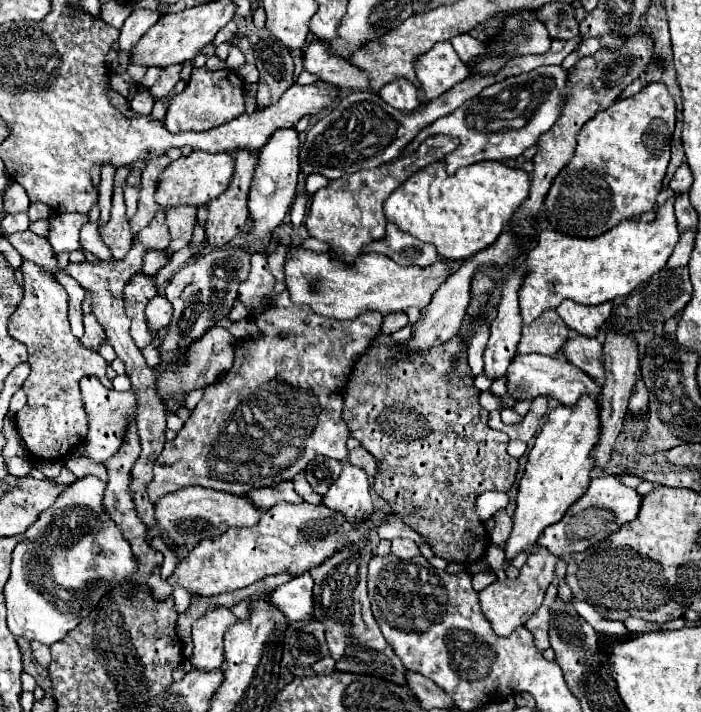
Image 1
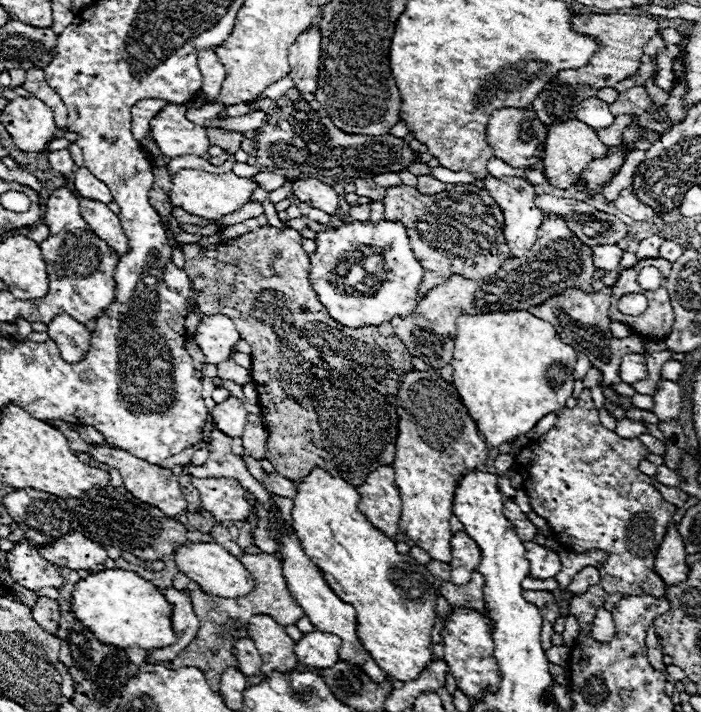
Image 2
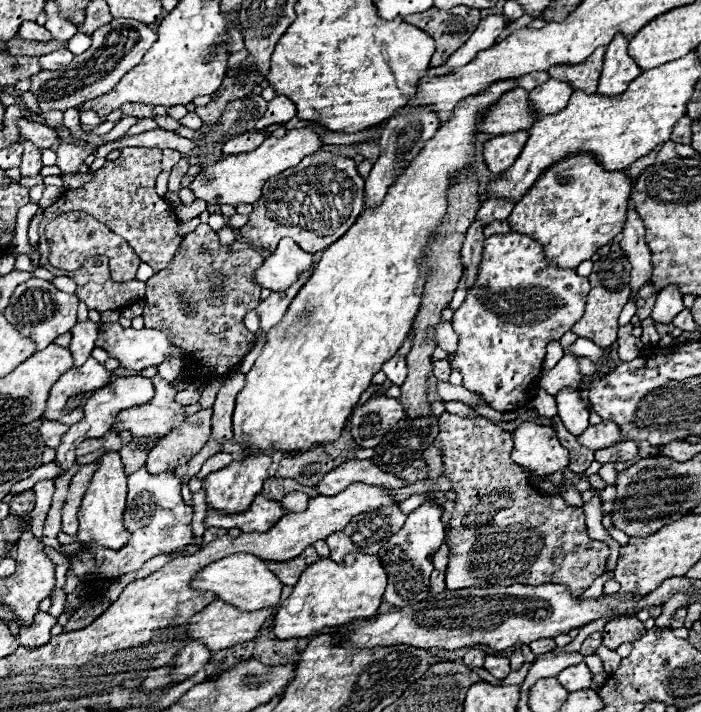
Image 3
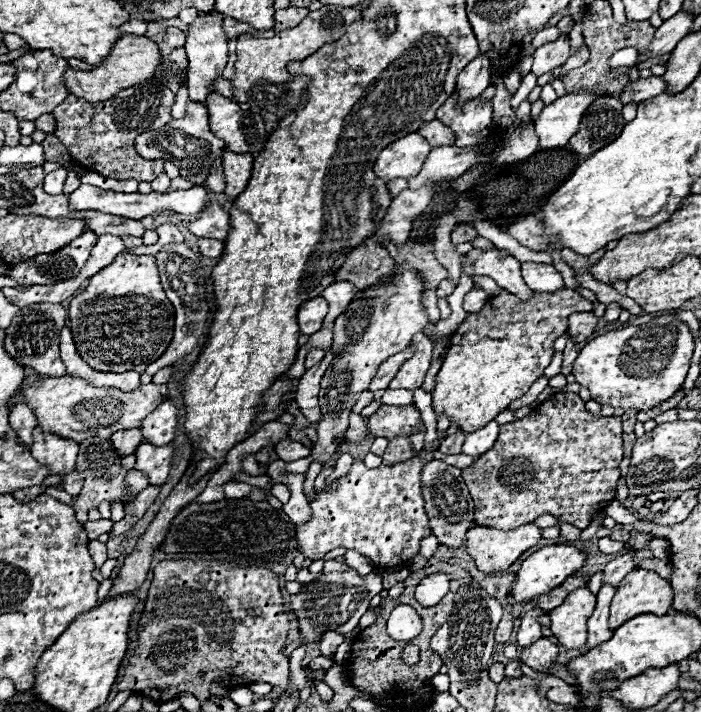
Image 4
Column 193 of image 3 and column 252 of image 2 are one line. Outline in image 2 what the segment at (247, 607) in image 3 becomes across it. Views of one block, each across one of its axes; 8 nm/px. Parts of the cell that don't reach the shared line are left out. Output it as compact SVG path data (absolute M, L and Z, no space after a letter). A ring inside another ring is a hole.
M186 542L182 546L176 546L174 548L174 562L176 562L178 572L186 574L206 594L212 594L212 596L238 598L238 596L246 596L254 588L254 580L246 572L246 568L242 566L242 562L216 542Z

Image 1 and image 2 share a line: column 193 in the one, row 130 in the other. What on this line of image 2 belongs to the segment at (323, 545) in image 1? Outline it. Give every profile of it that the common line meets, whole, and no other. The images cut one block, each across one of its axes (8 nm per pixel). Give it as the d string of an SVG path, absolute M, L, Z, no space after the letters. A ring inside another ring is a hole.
M570 120L570 122L554 124L544 144L544 174L548 178L548 184L552 184L554 188L570 188L578 182L578 178L582 176L582 172L588 168L592 160L604 156L606 156L606 146L598 140L596 132L584 122Z

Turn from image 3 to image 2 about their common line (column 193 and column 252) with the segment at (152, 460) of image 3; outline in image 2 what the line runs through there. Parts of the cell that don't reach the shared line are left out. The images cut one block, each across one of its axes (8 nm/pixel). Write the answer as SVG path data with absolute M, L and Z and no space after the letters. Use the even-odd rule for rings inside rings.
M248 416L248 424L244 428L242 434L242 442L244 442L244 456L252 456L256 460L264 460L266 458L266 426L262 416Z

